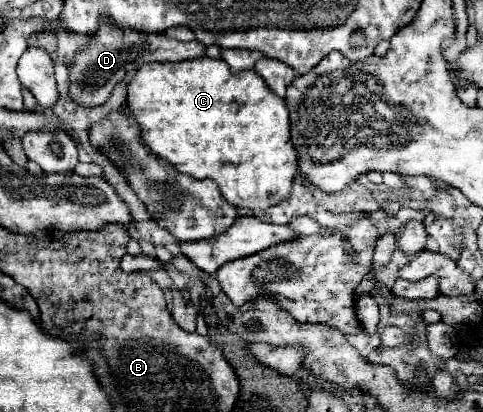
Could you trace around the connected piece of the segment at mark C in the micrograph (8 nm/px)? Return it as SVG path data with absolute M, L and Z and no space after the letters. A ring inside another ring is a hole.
M207 56L185 62L143 64L127 84L125 106L131 118L139 122L141 138L151 152L157 152L177 170L193 178L213 180L229 204L249 210L267 210L289 196L293 178L297 176L297 154L289 142L287 104L281 96L269 92L255 70L231 74L225 60Z

